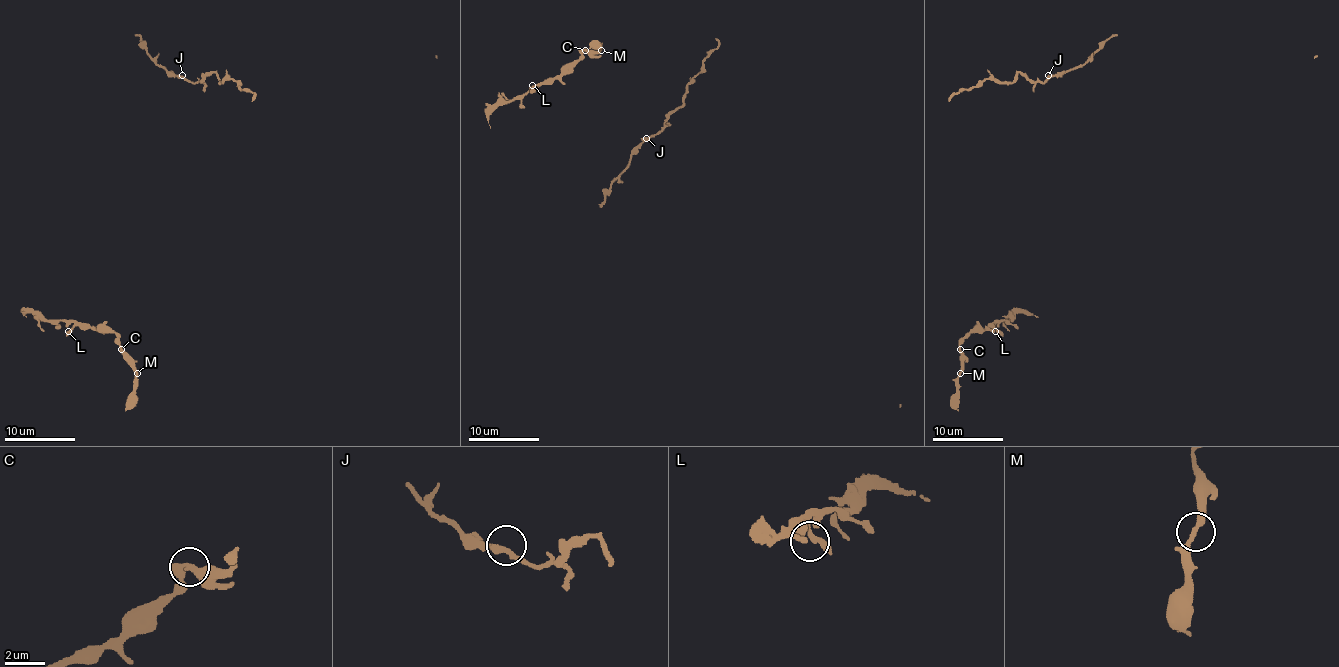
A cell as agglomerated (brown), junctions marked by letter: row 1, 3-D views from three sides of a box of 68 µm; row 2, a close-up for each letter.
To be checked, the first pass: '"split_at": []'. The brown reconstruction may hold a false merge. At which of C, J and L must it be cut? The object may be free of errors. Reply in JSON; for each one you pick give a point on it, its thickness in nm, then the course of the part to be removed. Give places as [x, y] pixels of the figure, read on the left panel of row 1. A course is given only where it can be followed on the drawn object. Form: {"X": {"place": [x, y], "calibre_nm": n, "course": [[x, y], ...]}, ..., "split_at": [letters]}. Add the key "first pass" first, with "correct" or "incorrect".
{"first pass": "correct", "split_at": []}

